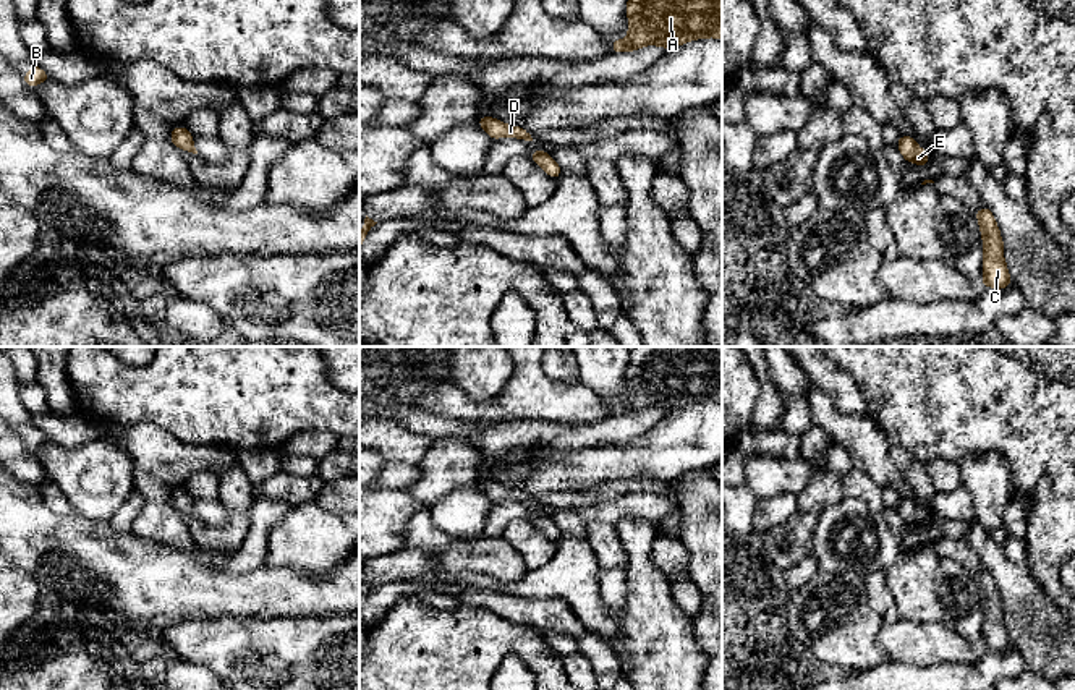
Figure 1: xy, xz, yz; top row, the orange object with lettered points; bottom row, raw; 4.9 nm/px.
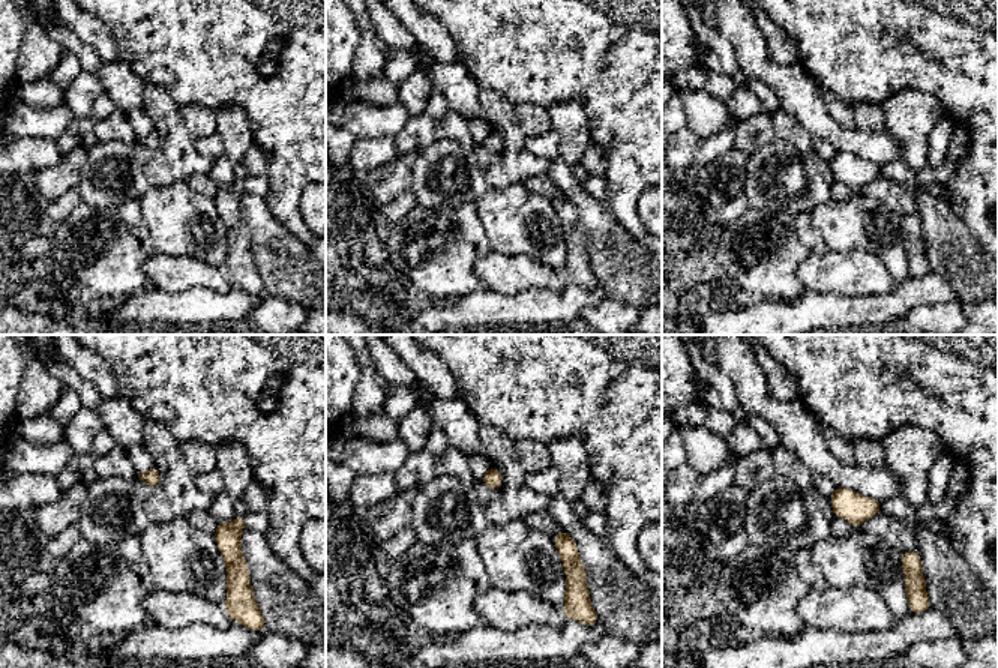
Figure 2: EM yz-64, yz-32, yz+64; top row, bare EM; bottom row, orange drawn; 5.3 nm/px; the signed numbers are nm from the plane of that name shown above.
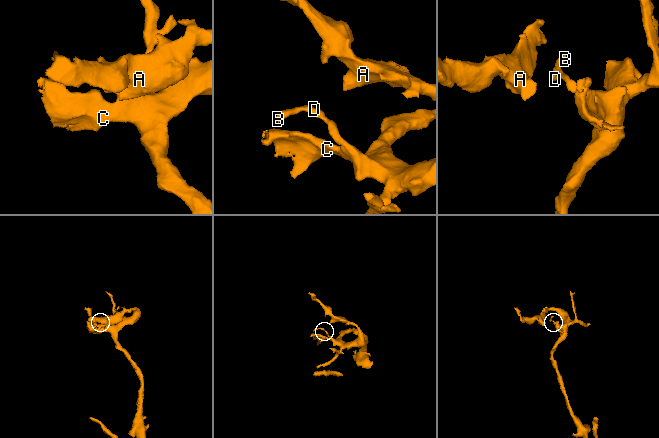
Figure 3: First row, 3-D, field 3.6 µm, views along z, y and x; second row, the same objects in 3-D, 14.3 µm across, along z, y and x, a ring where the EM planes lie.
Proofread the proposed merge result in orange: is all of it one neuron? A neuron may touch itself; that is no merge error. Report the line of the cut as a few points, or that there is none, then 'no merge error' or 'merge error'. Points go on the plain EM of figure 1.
no cut | no merge error

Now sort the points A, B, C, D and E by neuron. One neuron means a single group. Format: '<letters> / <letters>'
A B C D E

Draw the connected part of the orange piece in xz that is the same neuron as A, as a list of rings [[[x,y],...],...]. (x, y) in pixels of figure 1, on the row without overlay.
[[[628,347],[628,366],[625,373],[628,379],[628,397],[625,403],[612,403],[612,416],[633,415],[646,408],[659,408],[662,411],[670,411],[696,402],[722,402],[722,347]]]

